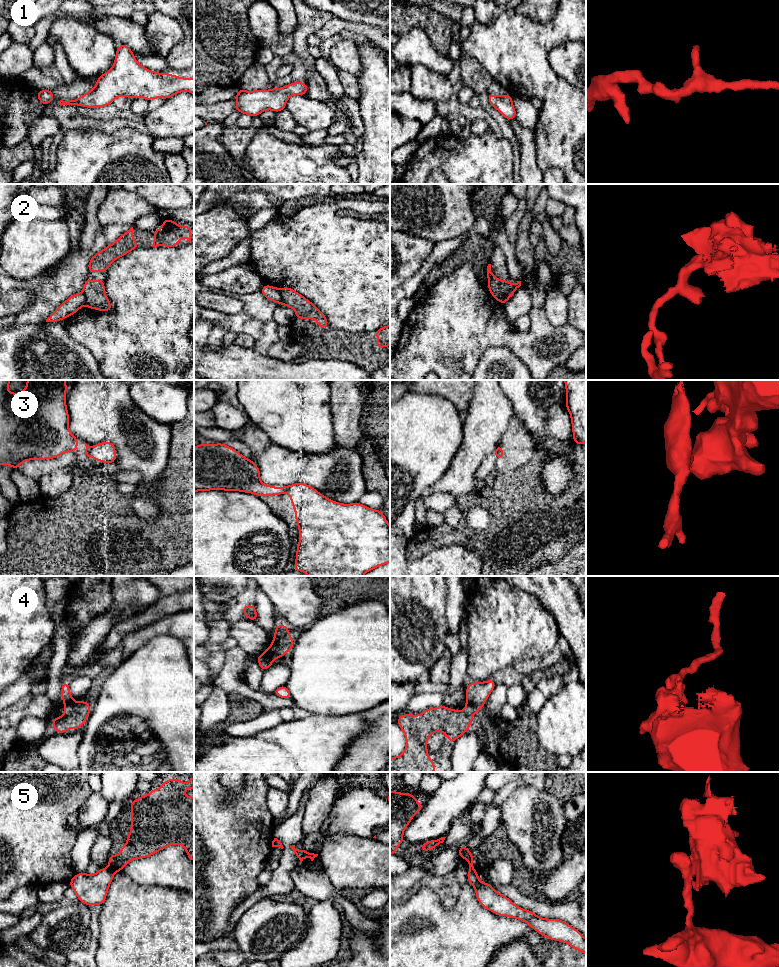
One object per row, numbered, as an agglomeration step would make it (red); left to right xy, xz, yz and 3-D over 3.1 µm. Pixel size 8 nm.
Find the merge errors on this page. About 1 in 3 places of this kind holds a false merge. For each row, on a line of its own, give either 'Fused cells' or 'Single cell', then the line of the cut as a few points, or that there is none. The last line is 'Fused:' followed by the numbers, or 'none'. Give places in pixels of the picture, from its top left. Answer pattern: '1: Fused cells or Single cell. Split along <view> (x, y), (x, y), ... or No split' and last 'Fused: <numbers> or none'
1: Single cell. No split
2: Fused cells. Split along xz (278, 289), (281, 295), (281, 302)
3: Fused cells. Split along xy (90, 448), (88, 454)
4: Fused cells. Split along xy (74, 701), (70, 702), (65, 710)
5: Fused cells. Split along xy (108, 868), (113, 872)
Fused: 2, 3, 4, 5

